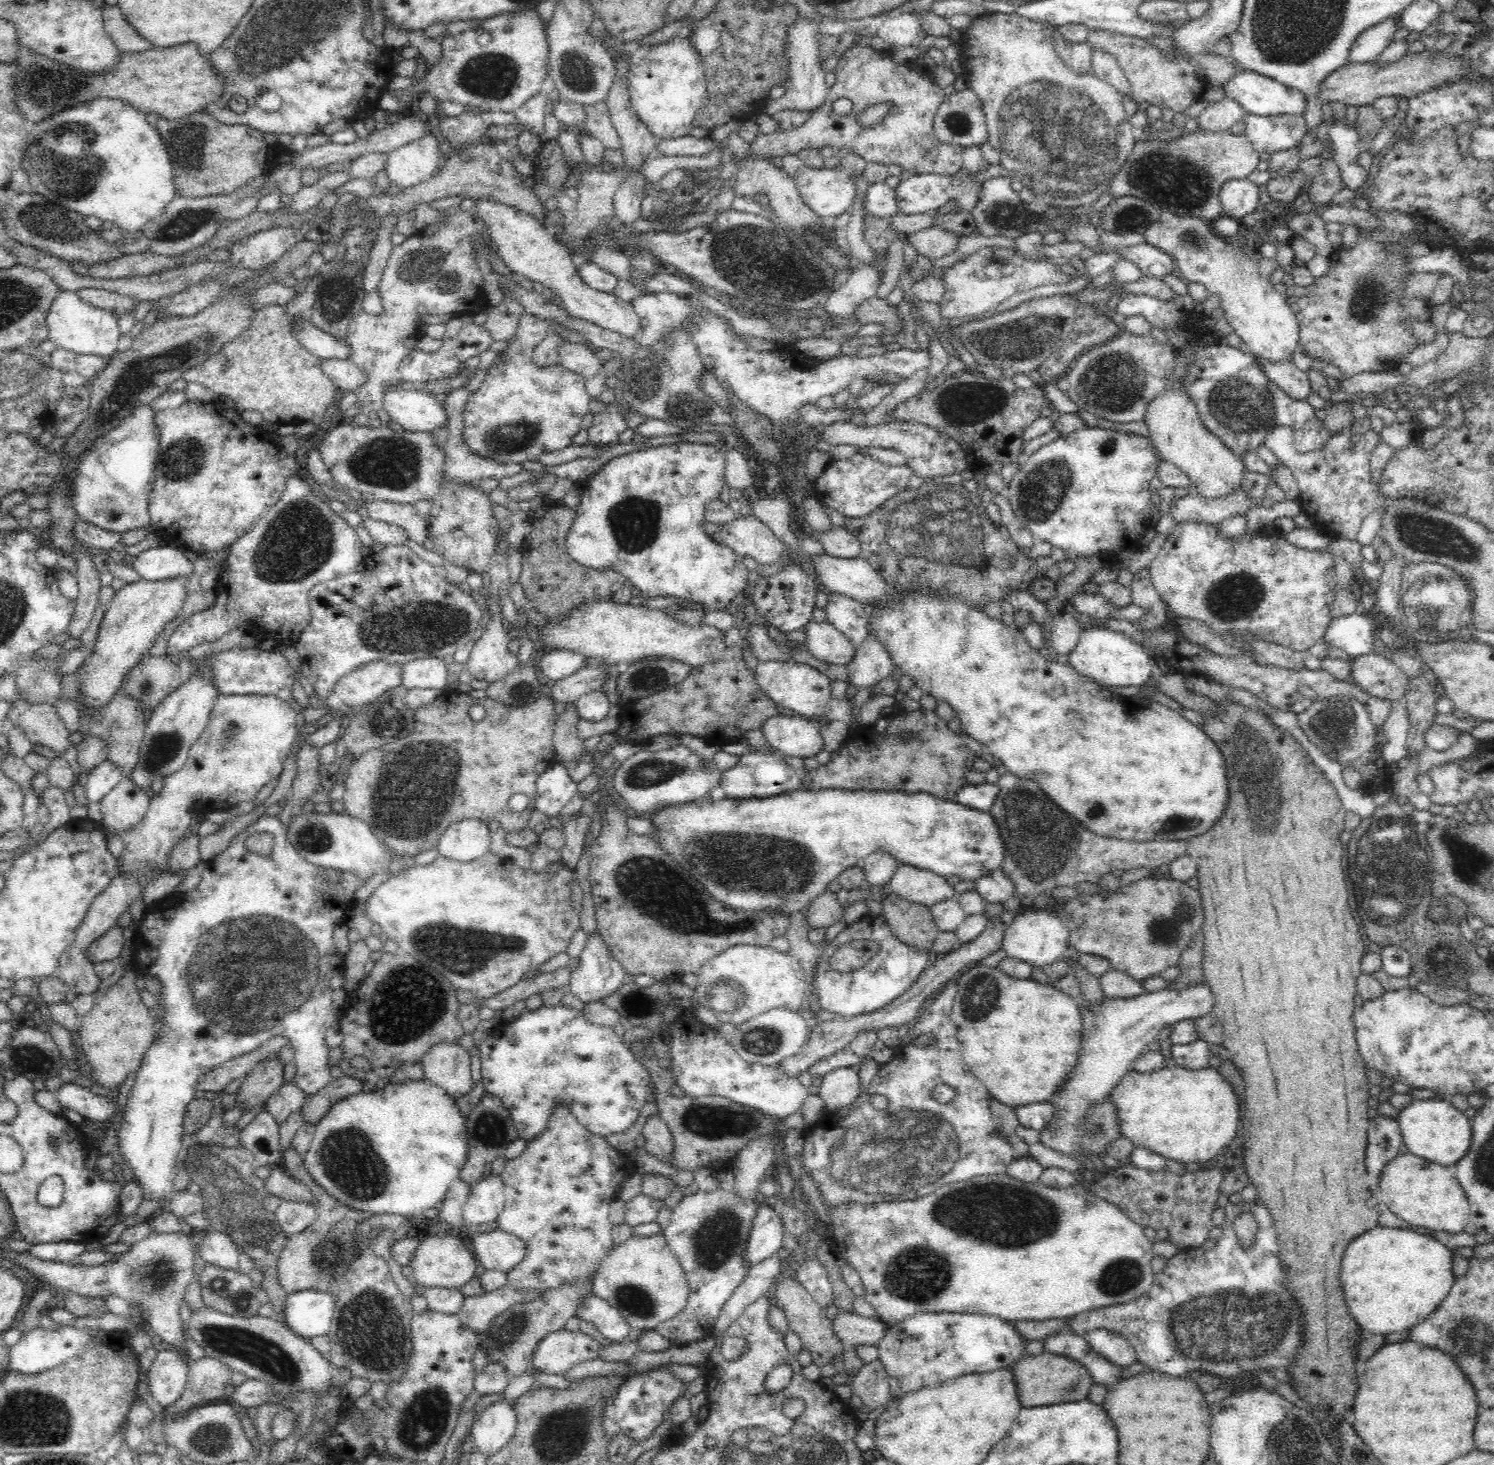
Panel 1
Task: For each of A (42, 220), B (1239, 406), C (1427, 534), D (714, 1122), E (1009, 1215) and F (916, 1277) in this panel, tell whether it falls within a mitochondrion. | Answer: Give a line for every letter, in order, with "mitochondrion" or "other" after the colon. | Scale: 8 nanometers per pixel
A: mitochondrion
B: mitochondrion
C: mitochondrion
D: mitochondrion
E: mitochondrion
F: mitochondrion

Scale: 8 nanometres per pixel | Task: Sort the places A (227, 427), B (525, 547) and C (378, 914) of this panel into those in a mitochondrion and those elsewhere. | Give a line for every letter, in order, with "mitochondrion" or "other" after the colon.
A: other
B: other
C: other

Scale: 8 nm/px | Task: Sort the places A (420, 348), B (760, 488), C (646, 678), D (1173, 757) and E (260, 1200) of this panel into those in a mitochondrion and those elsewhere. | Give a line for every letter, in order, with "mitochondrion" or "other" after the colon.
A: other
B: other
C: mitochondrion
D: other
E: other

